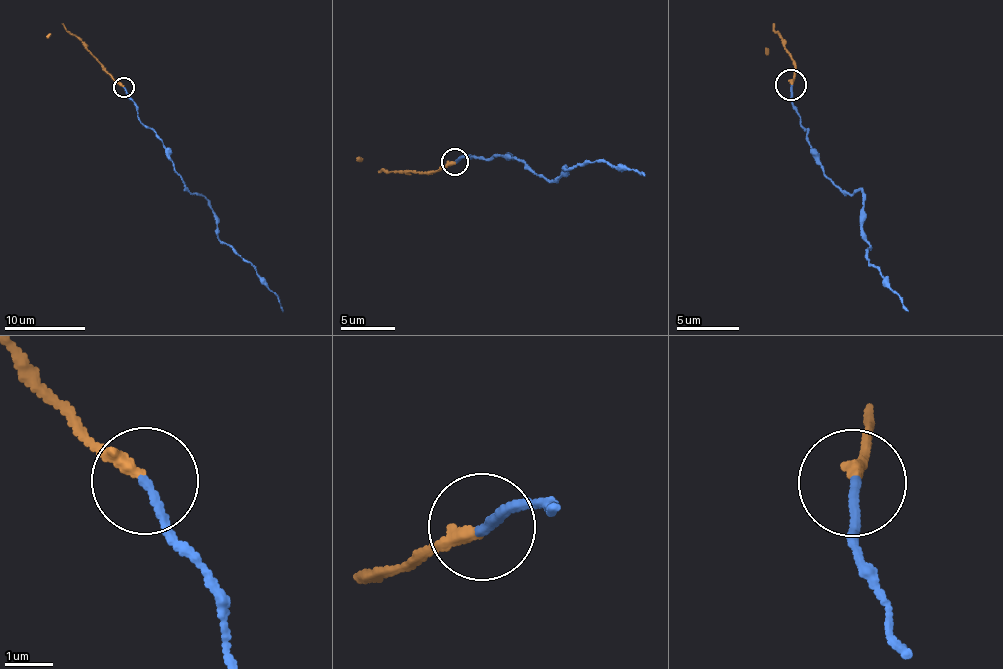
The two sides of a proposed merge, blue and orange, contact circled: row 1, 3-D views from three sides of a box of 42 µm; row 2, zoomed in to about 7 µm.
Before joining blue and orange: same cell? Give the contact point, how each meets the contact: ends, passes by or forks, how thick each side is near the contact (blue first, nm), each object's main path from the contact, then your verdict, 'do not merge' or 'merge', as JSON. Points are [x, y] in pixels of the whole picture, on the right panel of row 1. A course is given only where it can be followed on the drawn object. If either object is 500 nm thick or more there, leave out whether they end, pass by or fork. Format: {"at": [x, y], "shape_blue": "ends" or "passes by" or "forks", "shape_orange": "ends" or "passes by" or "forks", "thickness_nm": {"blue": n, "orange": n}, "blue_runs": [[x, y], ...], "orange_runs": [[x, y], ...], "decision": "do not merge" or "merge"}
{"at": [791, 85], "shape_blue": "ends", "shape_orange": "ends", "thickness_nm": {"blue": 180, "orange": 280}, "blue_runs": [[791, 84], [791, 103], [824, 176], [851, 194], [862, 191], [867, 264], [908, 311]], "orange_runs": [[791, 84], [796, 63], [772, 31], [764, 55]], "decision": "do not merge"}

